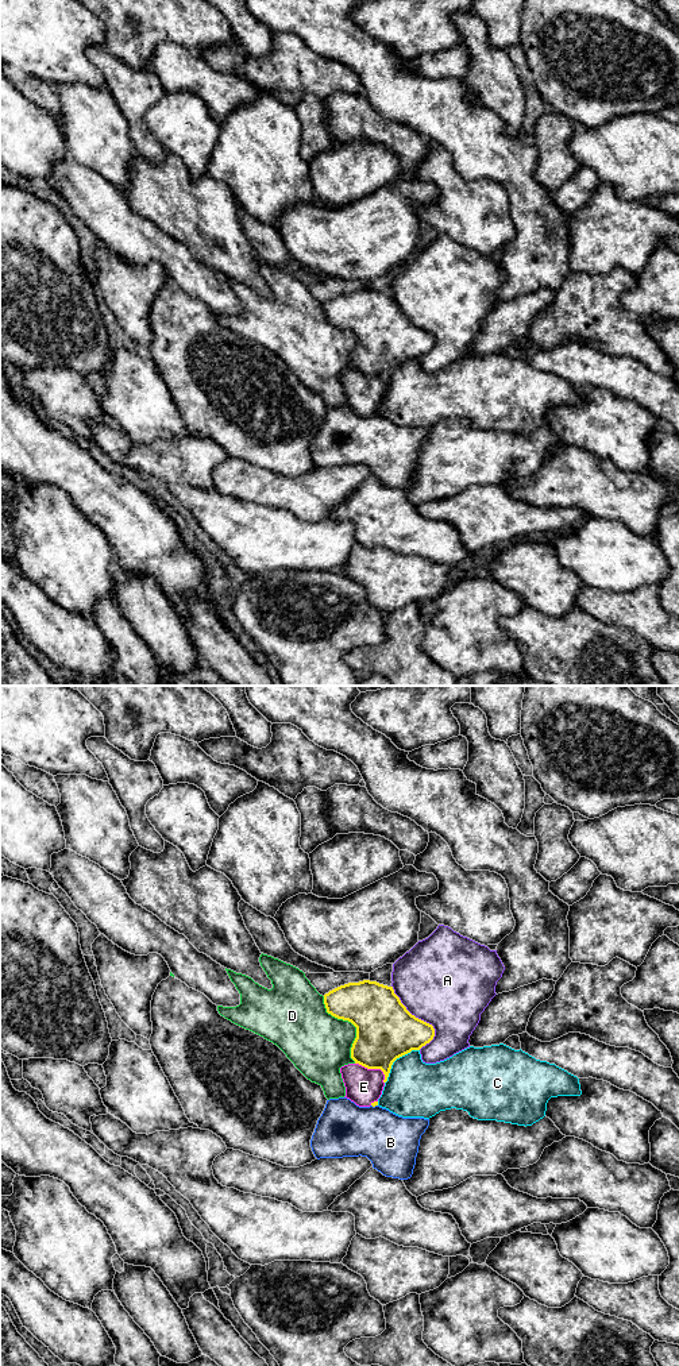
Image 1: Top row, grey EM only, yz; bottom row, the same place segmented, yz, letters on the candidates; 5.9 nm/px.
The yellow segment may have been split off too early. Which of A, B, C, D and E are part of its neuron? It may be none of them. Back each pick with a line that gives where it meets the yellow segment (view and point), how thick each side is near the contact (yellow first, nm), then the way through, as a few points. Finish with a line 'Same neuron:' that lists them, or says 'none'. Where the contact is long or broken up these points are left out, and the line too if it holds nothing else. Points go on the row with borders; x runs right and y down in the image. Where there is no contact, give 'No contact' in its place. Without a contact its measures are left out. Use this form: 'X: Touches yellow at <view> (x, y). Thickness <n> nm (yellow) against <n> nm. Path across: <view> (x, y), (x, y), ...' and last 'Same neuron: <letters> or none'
E: Touches yellow at yz (374, 1068). Thickness 360 nm (yellow) against 220 nm
Same neuron: E

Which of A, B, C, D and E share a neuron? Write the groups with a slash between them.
A / B / C / D / E

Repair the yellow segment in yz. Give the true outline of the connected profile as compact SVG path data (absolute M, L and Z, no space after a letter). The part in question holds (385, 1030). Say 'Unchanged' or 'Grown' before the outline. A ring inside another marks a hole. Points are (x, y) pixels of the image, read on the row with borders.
Grown. M363 980L340 985L324 995L327 1012L351 1022L356 1027L356 1038L351 1047L354 1064L340 1068L346 1096L359 1107L375 1107L387 1081L393 1062L420 1050L435 1037L432 1024L412 1015L394 993L393 987Z

